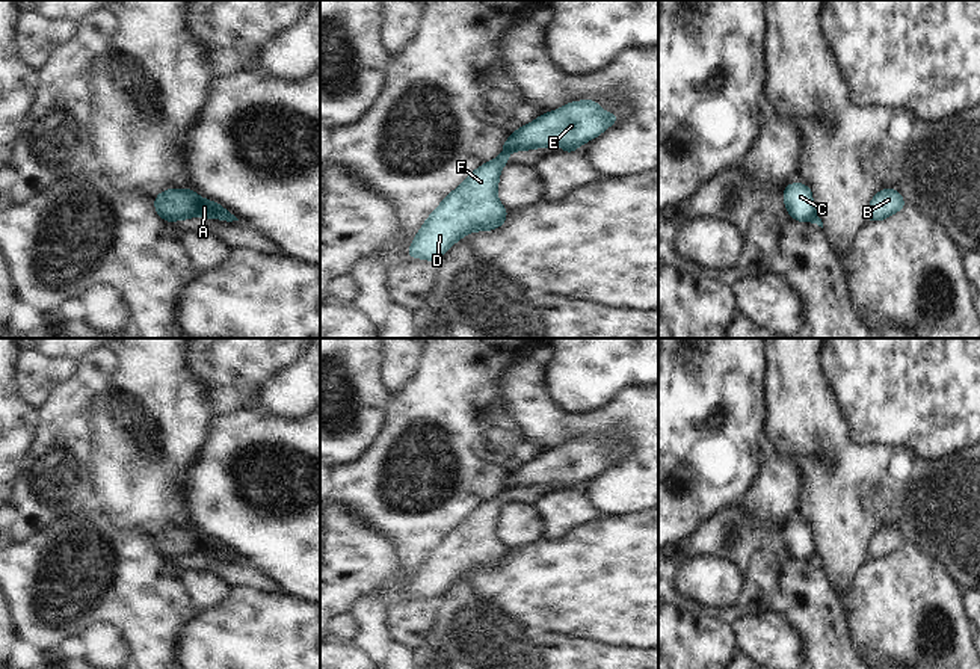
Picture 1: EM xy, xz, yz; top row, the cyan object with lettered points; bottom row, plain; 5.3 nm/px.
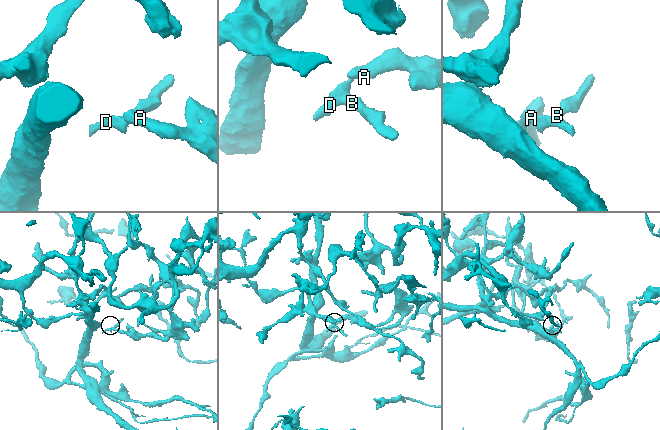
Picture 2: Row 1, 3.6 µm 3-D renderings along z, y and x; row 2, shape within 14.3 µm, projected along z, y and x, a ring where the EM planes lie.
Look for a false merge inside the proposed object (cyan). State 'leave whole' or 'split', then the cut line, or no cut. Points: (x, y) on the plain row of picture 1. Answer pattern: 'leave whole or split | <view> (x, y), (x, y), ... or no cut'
split | yz (814, 553), (810, 559)

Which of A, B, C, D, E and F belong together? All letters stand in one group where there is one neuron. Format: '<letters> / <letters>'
A C E / B D F

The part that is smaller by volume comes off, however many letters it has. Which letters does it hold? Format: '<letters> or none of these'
B, D, F

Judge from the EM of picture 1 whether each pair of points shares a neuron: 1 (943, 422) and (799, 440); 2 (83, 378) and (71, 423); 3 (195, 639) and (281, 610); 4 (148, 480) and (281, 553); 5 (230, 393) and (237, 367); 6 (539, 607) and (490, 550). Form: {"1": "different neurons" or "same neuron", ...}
{"1": "different neurons", "2": "same neuron", "3": "same neuron", "4": "different neurons", "5": "same neuron", "6": "different neurons"}

